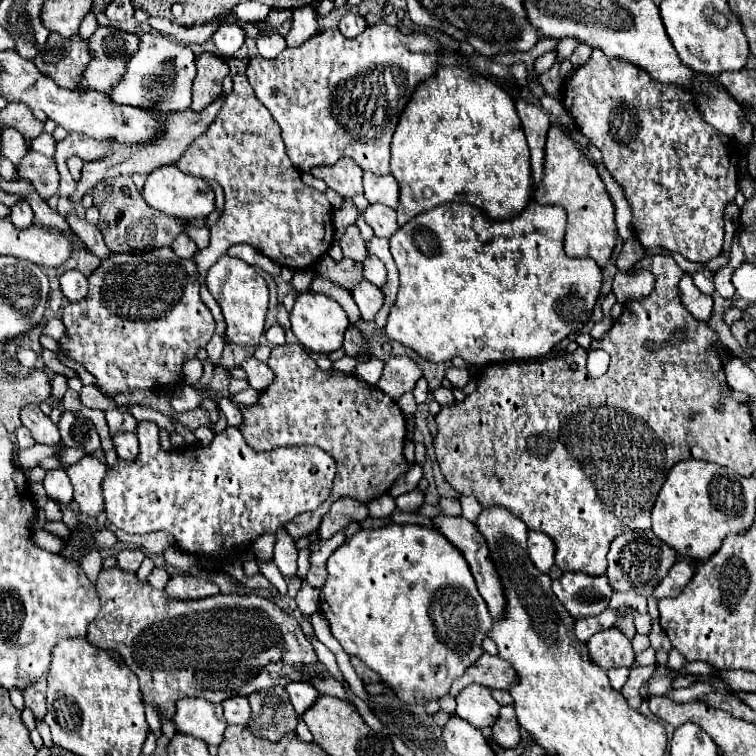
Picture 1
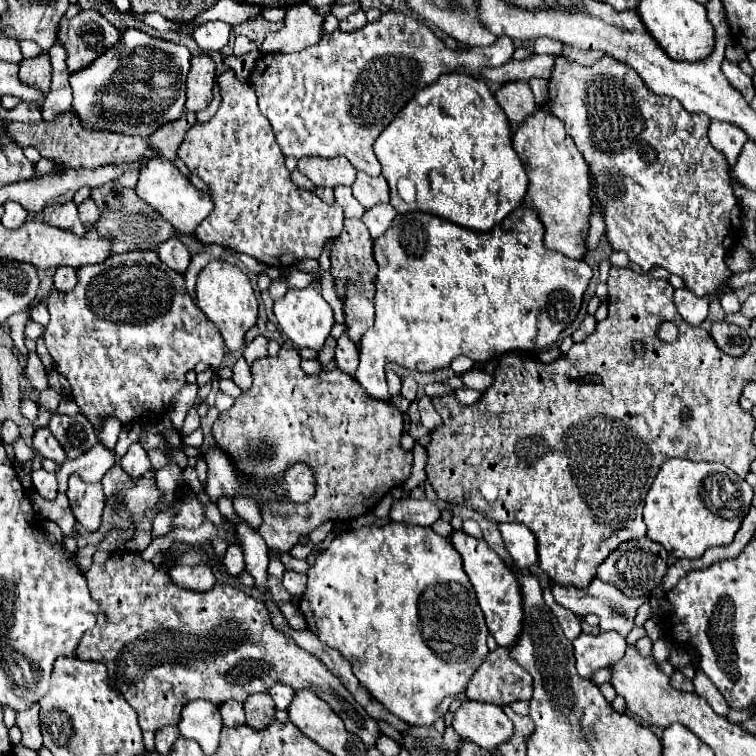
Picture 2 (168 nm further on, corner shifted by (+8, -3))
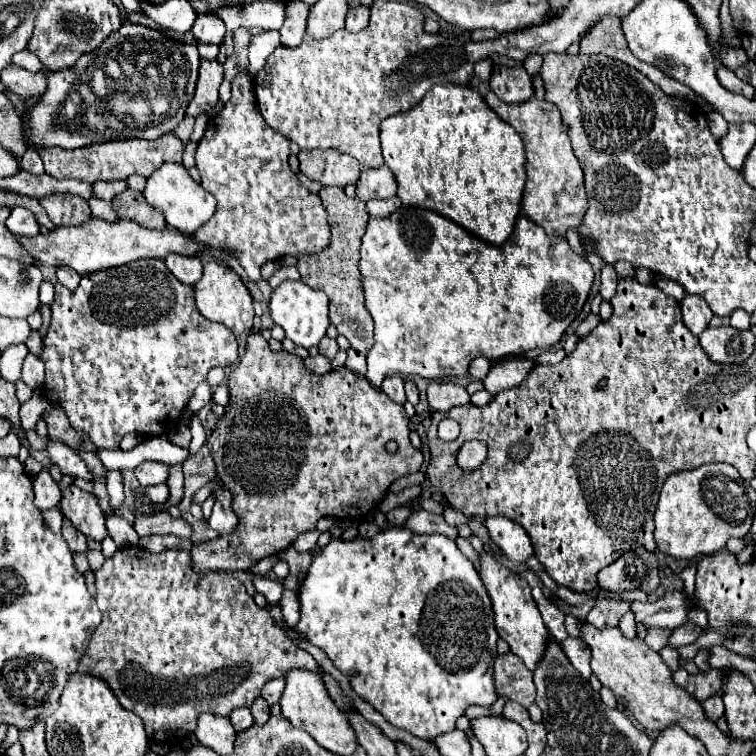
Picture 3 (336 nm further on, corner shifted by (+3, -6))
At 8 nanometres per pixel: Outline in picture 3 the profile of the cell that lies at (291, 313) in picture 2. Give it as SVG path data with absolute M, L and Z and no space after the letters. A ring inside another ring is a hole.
M283 281L277 289L273 289L271 301L269 301L269 313L271 313L271 319L279 327L283 327L285 337L305 349L317 345L325 337L325 329L329 327L327 295L317 289L311 289L303 281Z

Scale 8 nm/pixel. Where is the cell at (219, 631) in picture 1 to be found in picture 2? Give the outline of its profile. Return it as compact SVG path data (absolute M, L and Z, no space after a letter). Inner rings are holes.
M114 552L106 564L92 564L84 578L92 598L100 604L100 612L96 626L82 636L76 656L106 664L112 684L138 712L142 730L156 732L166 724L178 724L180 708L192 700L202 698L216 706L228 700L244 702L250 694L268 692L280 682L294 690L312 690L332 706L332 710L344 720L348 732L358 734L366 746L376 744L376 736L380 734L376 720L368 716L348 688L344 688L344 684L332 676L318 658L302 650L288 632L282 632L272 624L272 616L264 602L228 584L216 584L208 592L176 588L166 572L154 570L150 562L142 562L138 552Z

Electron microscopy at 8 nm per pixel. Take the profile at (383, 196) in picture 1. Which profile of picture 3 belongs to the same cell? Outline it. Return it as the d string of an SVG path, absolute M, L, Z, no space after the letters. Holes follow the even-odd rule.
M387 165L377 169L363 169L357 181L357 197L369 199L391 199L397 191L397 181Z

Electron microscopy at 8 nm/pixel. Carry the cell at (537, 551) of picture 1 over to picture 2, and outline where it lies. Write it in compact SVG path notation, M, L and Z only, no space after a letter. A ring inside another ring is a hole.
M500 524L500 534L514 564L524 570L538 564L538 542L534 534L520 524Z

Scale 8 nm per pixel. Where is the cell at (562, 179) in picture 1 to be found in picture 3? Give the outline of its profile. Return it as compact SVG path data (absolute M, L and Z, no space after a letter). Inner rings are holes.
M493 91L483 95L485 103L505 121L509 123L523 139L525 145L525 189L521 207L529 219L545 227L545 231L565 235L569 227L577 229L577 223L581 223L587 207L587 195L583 185L583 171L579 167L577 157L573 155L571 141L567 135L567 127L561 123L561 113L557 107L545 99L531 97L529 101L523 101L521 105L509 105L497 99Z

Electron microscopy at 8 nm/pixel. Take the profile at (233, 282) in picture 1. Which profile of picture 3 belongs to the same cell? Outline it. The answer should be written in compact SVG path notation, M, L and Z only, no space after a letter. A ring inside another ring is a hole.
M207 263L203 267L203 277L195 285L195 301L197 301L197 311L211 321L223 323L229 327L235 335L249 333L253 327L253 305L251 305L251 293L243 279L229 267L219 265L219 263Z

